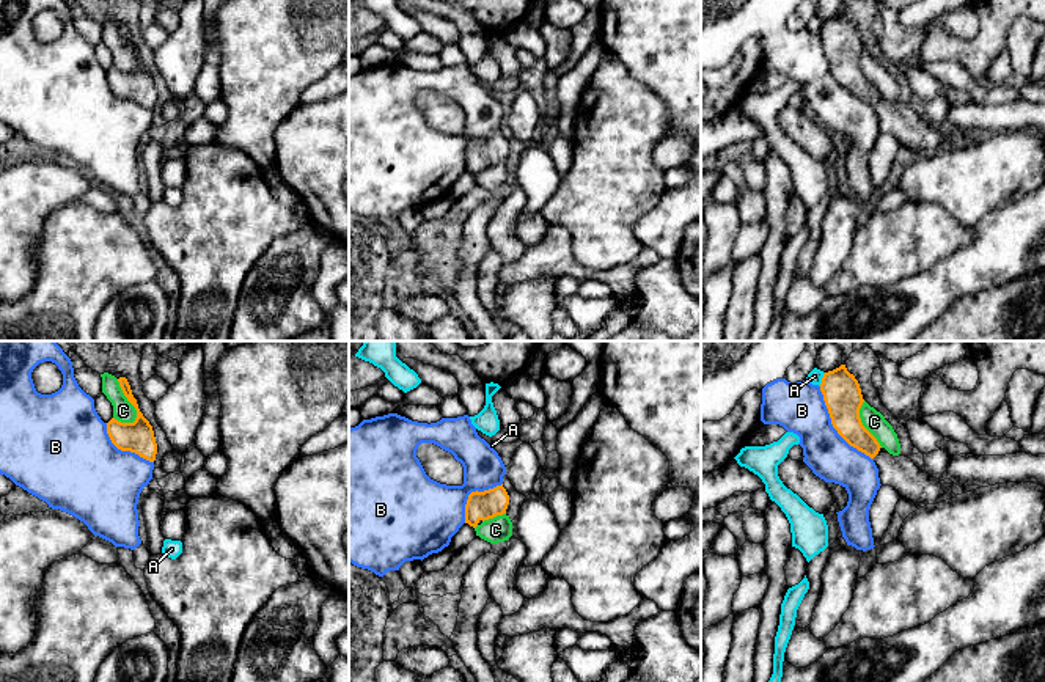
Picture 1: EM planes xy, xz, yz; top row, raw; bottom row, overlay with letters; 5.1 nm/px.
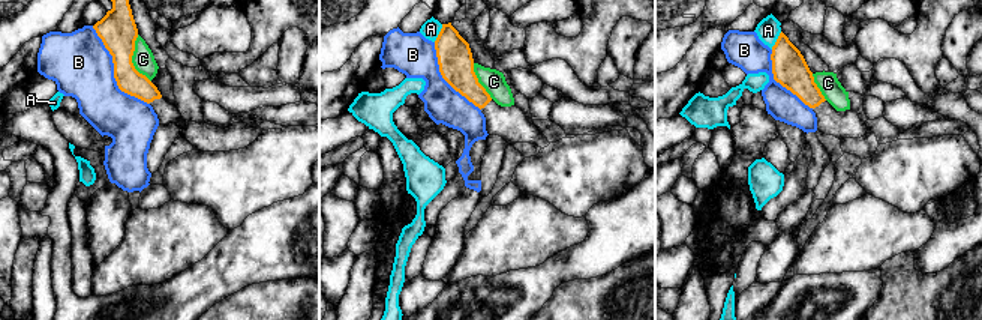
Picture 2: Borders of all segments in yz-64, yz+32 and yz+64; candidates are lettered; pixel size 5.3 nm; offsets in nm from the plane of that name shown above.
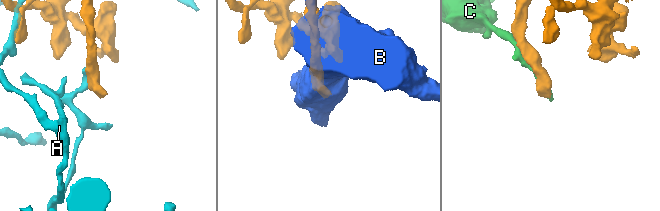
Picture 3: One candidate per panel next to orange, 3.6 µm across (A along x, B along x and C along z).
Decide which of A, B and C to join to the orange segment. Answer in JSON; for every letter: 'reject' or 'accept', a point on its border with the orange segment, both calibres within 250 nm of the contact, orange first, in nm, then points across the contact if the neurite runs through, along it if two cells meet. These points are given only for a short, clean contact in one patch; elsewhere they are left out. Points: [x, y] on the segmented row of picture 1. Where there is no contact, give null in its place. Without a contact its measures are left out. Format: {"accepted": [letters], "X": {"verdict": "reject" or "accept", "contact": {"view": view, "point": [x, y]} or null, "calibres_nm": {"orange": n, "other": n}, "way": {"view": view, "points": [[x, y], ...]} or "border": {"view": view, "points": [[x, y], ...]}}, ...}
{"accepted": [], "A": {"verdict": "reject", "contact": {"view": "yz", "point": [822, 379]}, "calibres_nm": {"orange": 190, "other": 70}}, "B": {"verdict": "reject", "contact": {"view": "yz", "point": [833, 426]}, "calibres_nm": {"orange": 190, "other": 260}}, "C": {"verdict": "reject", "contact": {"view": "xy", "point": [128, 399]}, "calibres_nm": {"orange": 160, "other": 110}}}

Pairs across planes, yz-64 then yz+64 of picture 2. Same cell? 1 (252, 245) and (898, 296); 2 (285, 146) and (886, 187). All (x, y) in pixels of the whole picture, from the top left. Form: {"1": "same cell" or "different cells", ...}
{"1": "different cells", "2": "same cell"}

